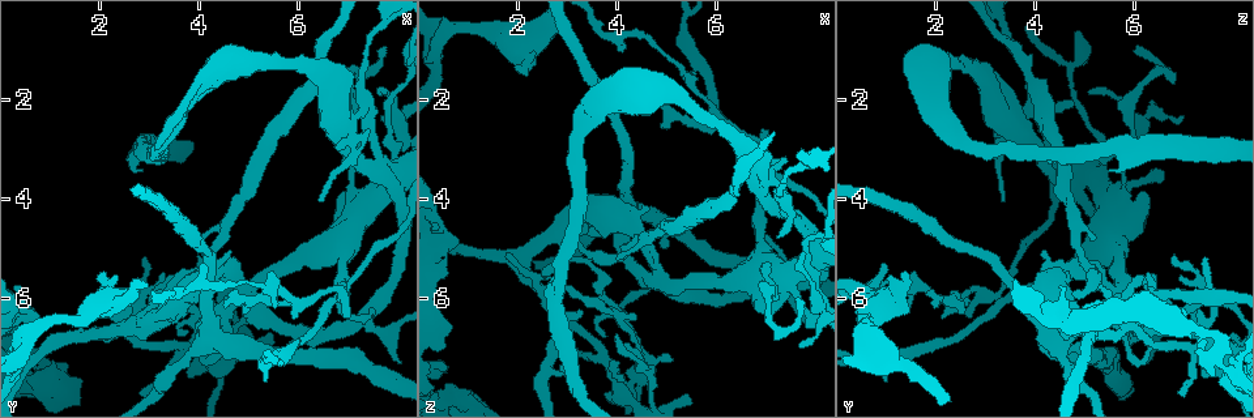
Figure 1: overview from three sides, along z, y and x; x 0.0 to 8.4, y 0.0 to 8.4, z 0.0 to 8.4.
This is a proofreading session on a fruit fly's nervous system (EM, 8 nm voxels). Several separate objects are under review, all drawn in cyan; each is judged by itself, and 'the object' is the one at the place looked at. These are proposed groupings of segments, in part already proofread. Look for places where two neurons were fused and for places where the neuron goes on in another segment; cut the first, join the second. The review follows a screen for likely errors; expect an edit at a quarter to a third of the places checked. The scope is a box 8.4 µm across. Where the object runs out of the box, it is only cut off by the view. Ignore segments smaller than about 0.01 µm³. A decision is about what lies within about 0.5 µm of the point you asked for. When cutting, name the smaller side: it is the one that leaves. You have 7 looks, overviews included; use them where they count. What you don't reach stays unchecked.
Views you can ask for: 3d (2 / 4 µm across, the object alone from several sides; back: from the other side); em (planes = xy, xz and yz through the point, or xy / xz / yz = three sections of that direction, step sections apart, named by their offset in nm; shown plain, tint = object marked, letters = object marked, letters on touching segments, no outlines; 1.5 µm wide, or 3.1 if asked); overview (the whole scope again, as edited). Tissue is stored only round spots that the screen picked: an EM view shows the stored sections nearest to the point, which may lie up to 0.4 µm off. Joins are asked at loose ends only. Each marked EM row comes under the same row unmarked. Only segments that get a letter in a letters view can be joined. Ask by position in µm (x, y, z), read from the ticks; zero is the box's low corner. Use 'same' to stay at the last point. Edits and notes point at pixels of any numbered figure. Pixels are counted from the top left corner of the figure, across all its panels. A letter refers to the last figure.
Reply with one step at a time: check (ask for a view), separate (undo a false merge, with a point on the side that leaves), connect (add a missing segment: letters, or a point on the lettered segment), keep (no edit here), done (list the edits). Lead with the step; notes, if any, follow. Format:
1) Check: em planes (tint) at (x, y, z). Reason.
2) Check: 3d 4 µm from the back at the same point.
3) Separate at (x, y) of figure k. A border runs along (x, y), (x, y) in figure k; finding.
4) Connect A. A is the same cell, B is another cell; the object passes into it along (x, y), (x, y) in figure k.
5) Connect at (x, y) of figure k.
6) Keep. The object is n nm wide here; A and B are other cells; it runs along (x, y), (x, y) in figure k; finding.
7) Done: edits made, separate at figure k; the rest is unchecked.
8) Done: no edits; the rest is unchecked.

Check: 3d 4 µm at (2.80, 3.45, 5.50). Branch stops here.

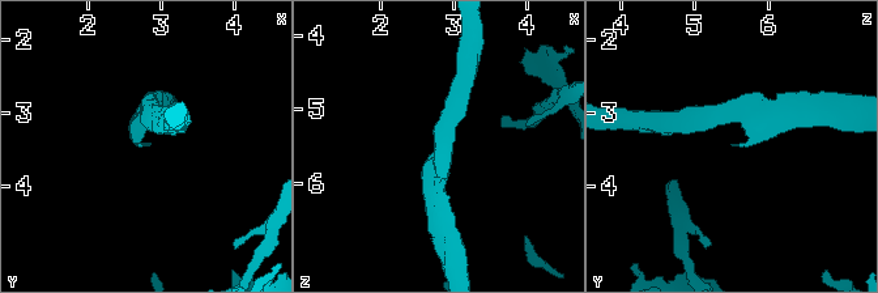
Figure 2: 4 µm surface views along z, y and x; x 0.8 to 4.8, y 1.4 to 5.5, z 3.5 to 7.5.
Check: em xy step 8 (letters) at (2.85, 3.45, 5.45). Shape alone is not enough.

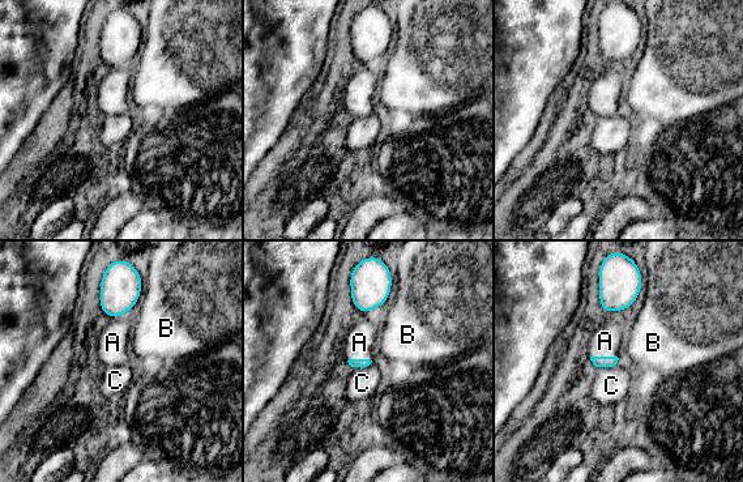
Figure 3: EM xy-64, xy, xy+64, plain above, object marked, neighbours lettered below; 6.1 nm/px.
Connect A. A is the same cell, B and C are other cells; it goes on there.

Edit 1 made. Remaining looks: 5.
Check: overview. Redraw.

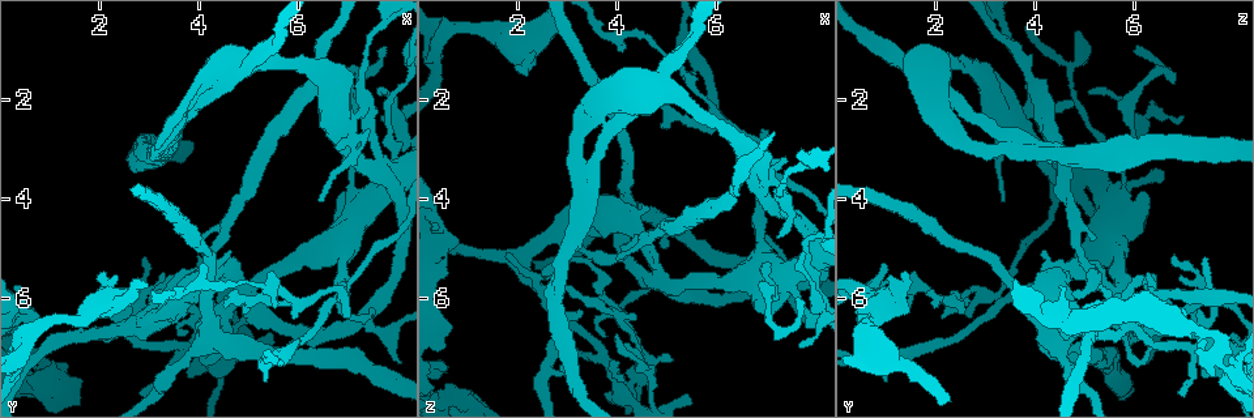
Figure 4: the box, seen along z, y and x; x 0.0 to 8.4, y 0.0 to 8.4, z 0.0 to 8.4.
Check: em planes (letters) at (4.60, 6.15, 2.00). Thin end.

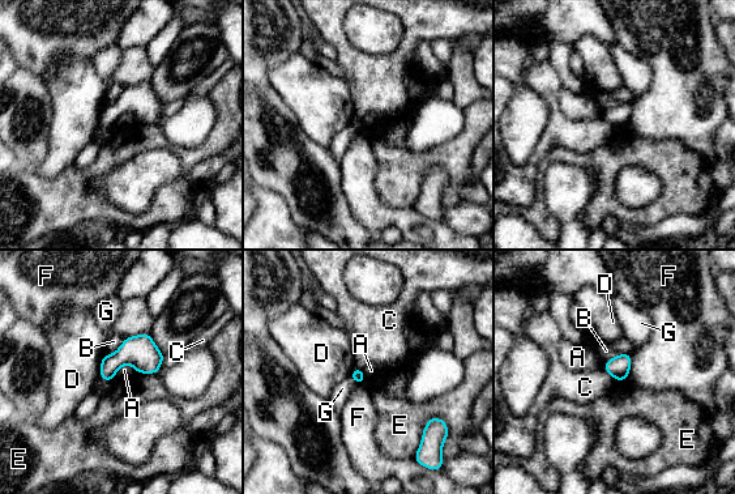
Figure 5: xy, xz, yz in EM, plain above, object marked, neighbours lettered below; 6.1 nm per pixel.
Keep. A, B, C, D, E, F and G are other cells; a border runs along (135, 367), (123, 365), (112, 379) in figure 5; no lettered segment goes on from it.

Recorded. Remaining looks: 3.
Check: 3d 4 µm at (0.60, 6.15, 5.15). Stops while still wide.

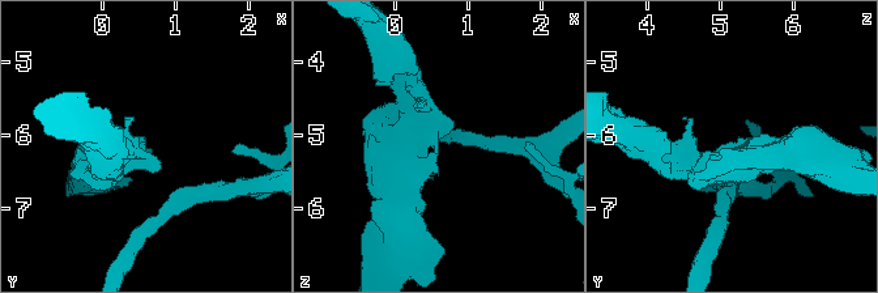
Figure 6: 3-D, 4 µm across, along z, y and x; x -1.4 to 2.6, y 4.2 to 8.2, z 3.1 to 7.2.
Check: em planes (tint) at (0.60, 6.10, 5.15). Need the tissue.

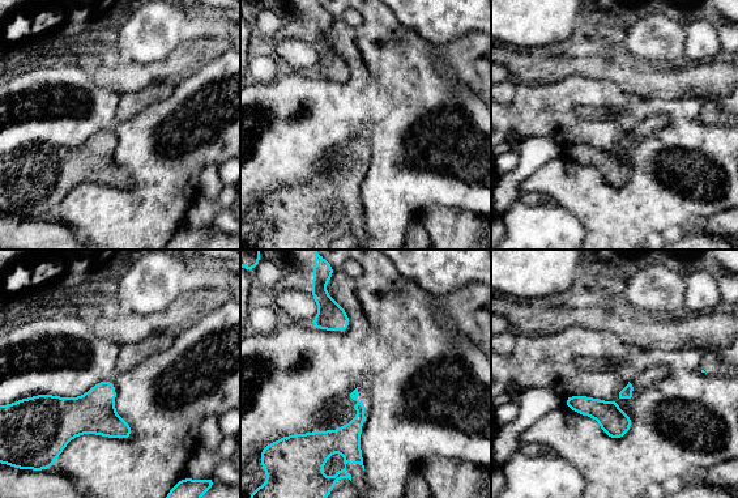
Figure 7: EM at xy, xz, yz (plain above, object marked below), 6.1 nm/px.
Check: em planes (letters) at the same point.

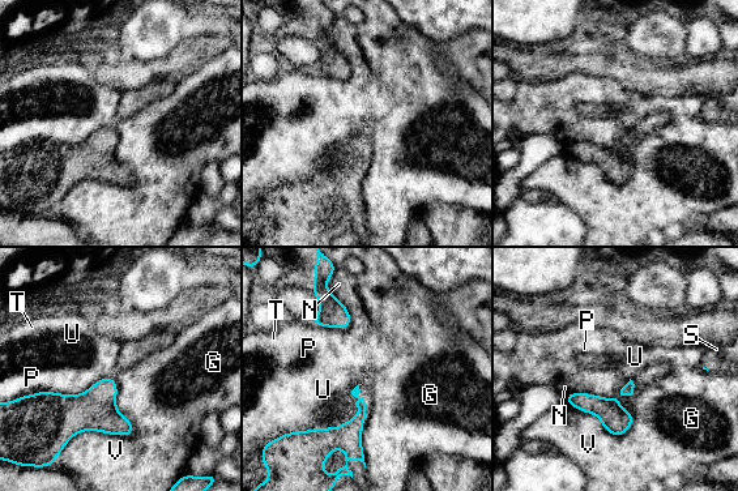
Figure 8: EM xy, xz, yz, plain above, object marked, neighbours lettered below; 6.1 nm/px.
Keep. G, N, P, S, T, U and V are other cells; no lettered segment goes on from it.

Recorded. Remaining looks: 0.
Done: edits made, connect at figure 3; the rest is unchecked.

